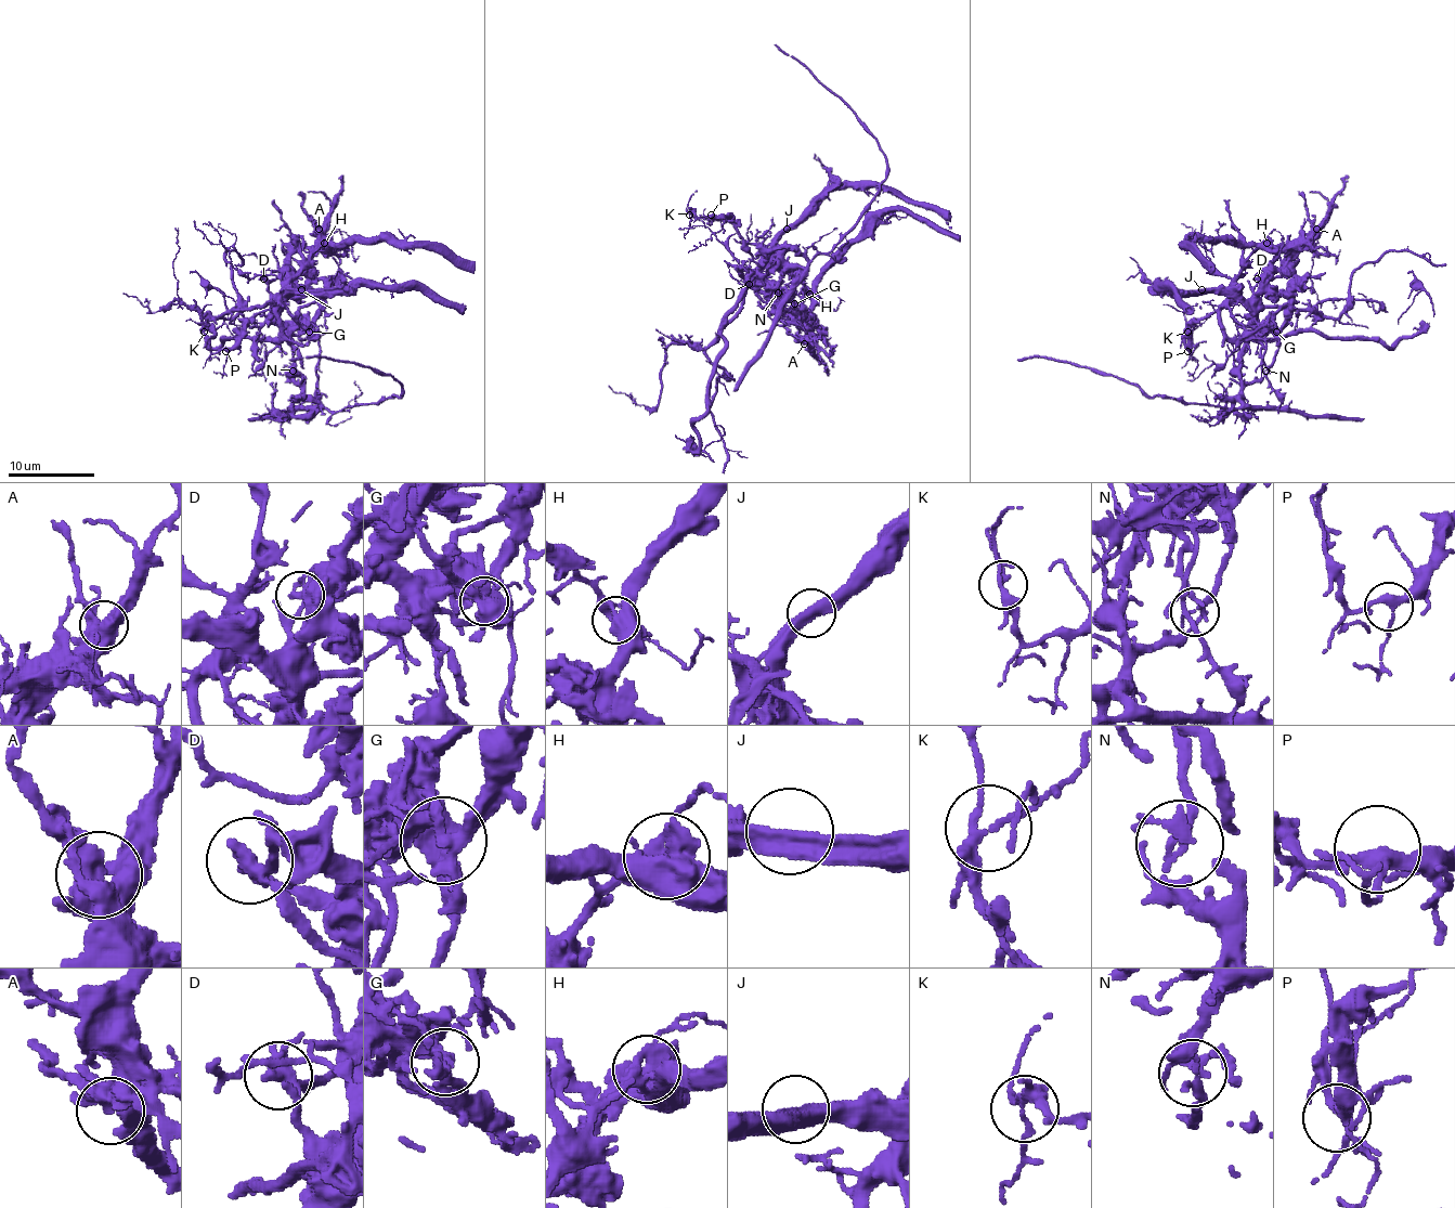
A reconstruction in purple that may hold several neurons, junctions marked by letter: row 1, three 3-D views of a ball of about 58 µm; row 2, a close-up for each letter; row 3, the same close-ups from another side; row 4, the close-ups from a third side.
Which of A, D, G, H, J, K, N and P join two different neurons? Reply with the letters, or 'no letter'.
D, G, H, J, N

